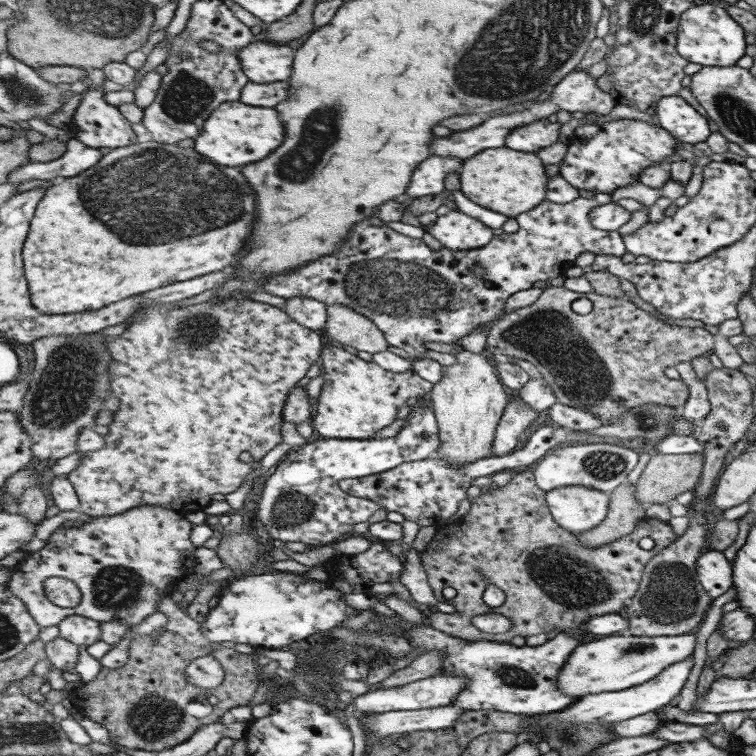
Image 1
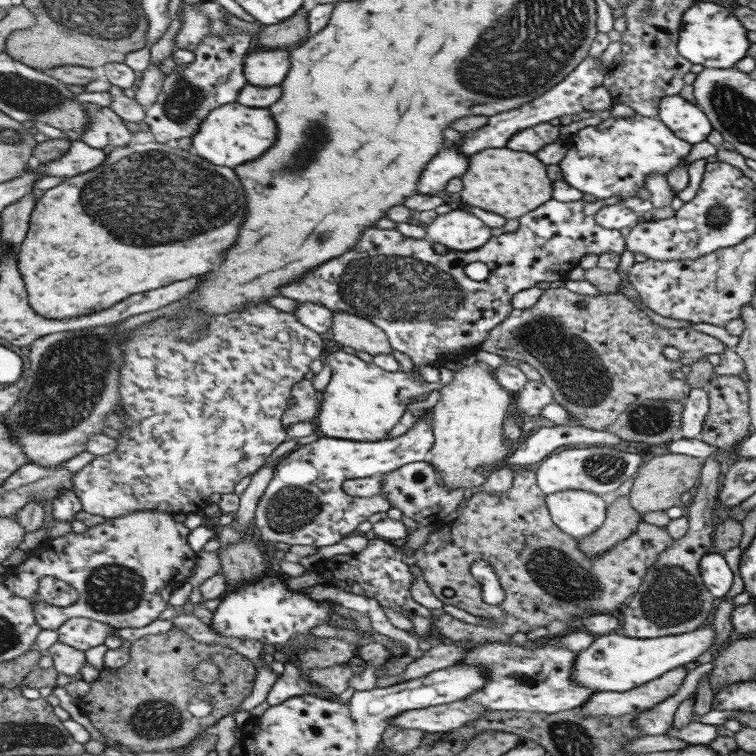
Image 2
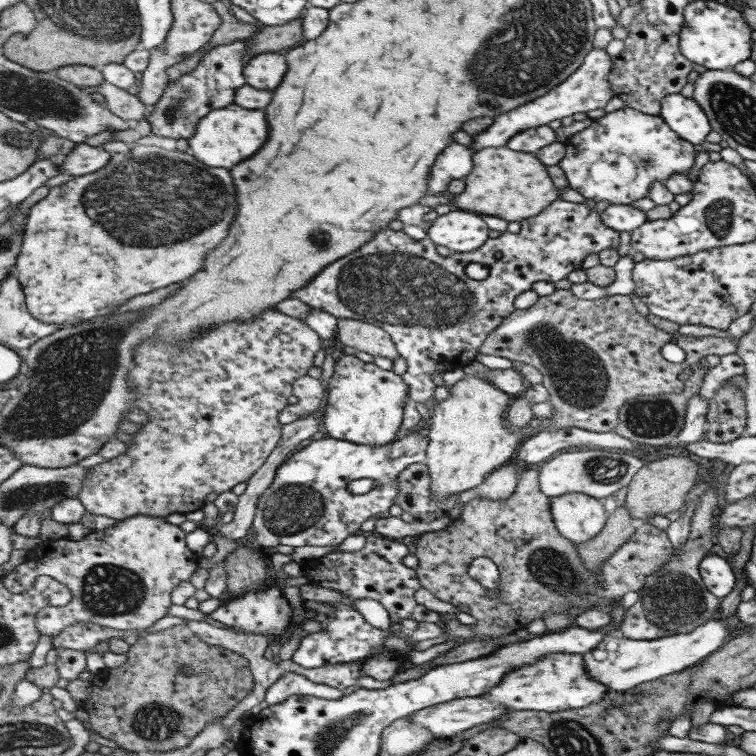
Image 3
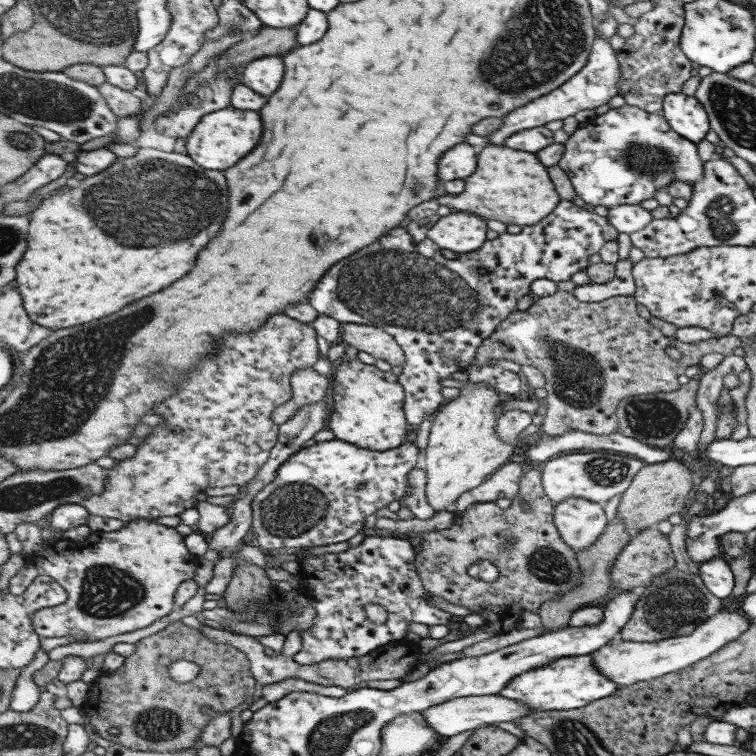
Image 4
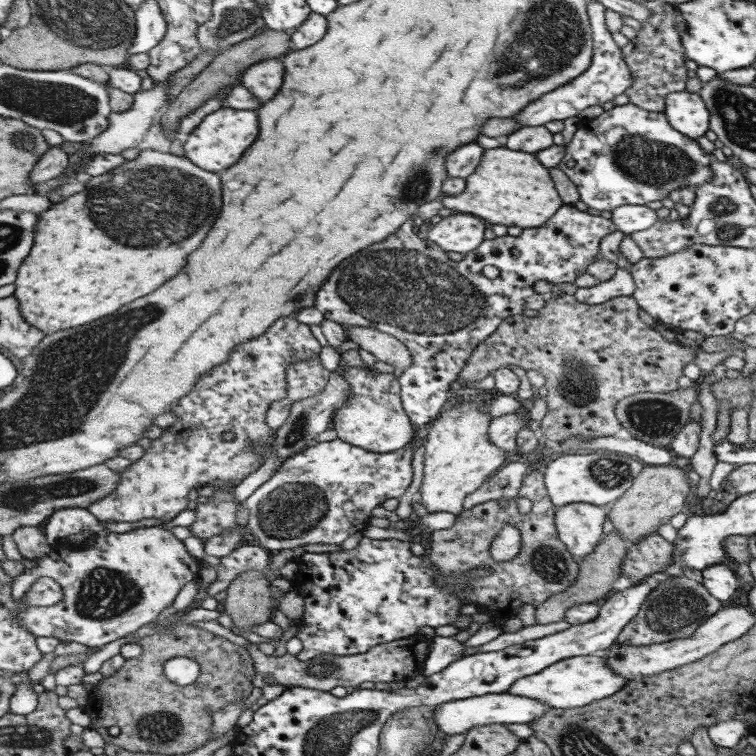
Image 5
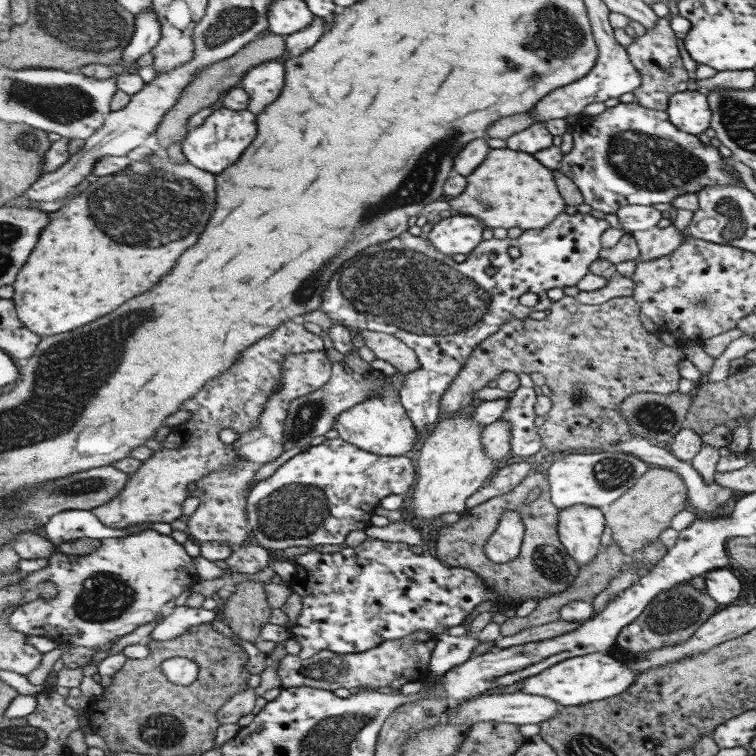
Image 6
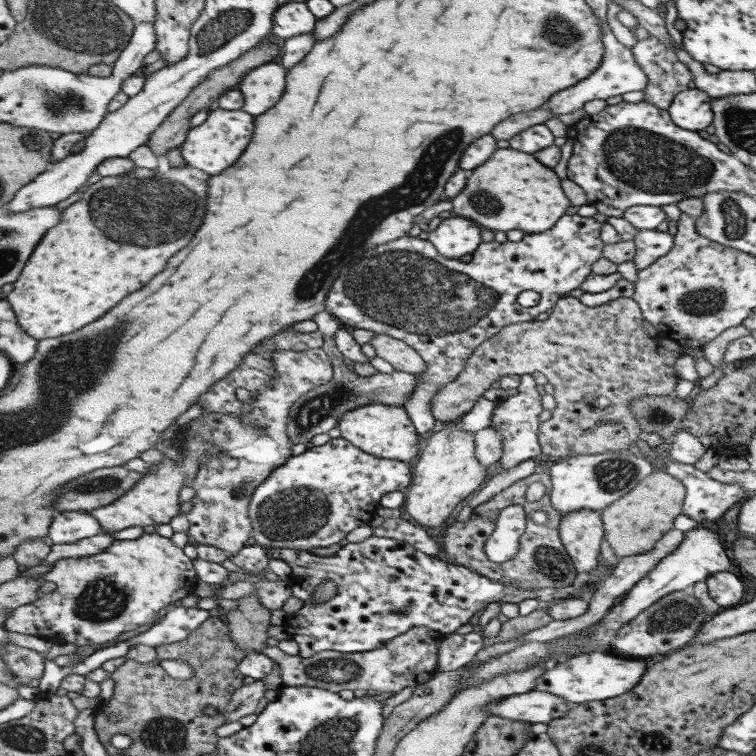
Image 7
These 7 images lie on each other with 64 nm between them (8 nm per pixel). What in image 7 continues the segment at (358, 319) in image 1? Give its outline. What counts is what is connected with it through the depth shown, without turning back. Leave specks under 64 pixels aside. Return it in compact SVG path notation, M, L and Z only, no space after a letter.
M379 333L369 343L375 348L376 354L390 362L395 369L412 375L427 372L425 359L410 344Z

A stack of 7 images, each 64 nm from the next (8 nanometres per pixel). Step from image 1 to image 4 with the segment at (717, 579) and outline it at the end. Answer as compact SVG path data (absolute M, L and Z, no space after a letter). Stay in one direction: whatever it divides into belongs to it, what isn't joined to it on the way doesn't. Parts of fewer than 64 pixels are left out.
M721 556L705 560L698 566L698 576L705 588L725 603L733 590L733 575L731 575L731 570L725 560Z

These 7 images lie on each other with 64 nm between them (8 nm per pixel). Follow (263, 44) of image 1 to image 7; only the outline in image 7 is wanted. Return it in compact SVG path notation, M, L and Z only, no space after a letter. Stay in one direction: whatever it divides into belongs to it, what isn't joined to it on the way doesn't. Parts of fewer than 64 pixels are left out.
M278 61L251 70L237 87L245 96L243 110L261 116L271 110L285 92L288 70Z

